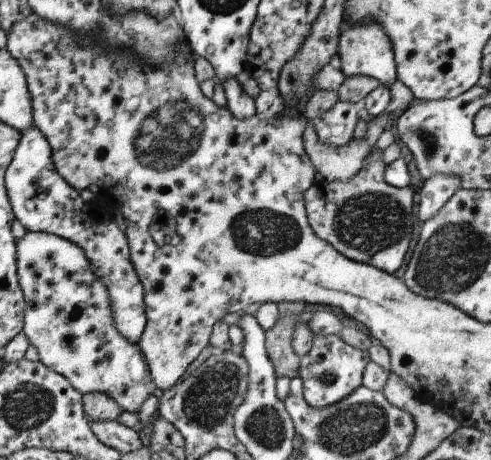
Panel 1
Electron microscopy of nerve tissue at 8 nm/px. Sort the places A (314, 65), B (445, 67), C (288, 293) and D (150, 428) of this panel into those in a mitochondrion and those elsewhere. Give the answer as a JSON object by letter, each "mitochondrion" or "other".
{"A":"mitochondrion","B":"other","C":"other","D":"other"}

